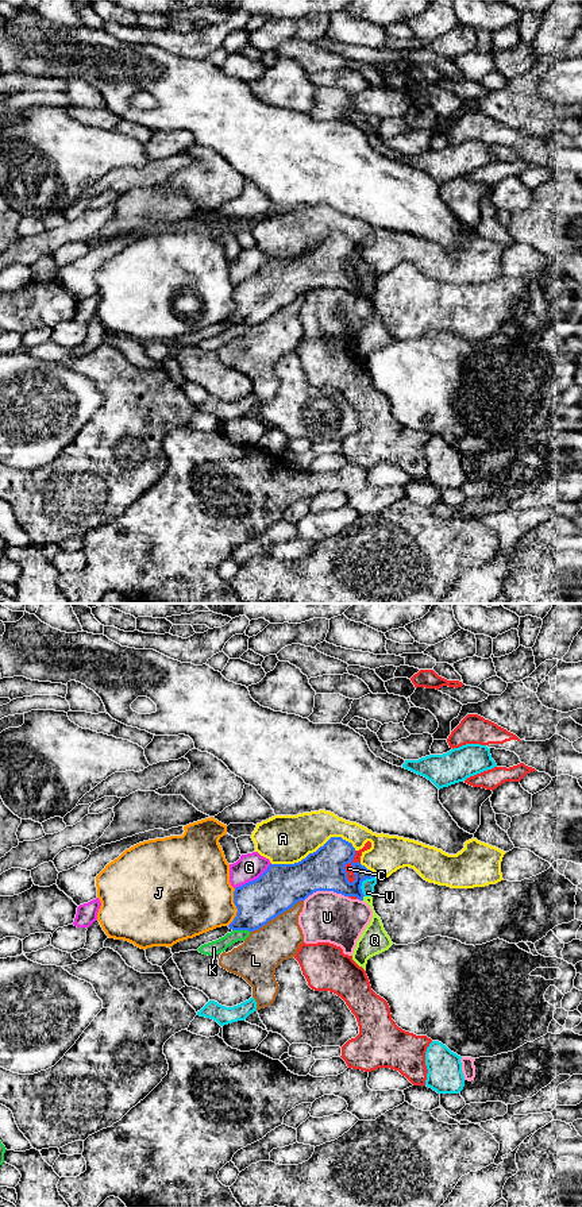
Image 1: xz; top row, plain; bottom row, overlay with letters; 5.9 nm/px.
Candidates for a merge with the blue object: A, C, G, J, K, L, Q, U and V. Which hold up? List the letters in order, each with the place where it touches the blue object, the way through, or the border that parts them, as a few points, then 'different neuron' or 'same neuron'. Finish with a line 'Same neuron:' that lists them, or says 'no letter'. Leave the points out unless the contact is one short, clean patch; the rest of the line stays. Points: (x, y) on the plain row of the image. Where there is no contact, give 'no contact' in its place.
A: contact xz (313, 247); different neuron
C: contact xz (353, 262); different neuron
G: contact xz (253, 276); different neuron
J: contact xz (236, 303); different neuron
K: contact xz (241, 324); different neuron
L: contact xz (276, 311); different neuron
Q: contact xz (362, 293); border xz (363, 290), (362, 294); different neuron
U: contact xz (326, 285); different neuron
V: contact xz (361, 278); different neuron
Same neuron: no letter

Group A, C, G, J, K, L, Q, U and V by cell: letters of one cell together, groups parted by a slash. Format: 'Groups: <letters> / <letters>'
Groups: A / C / G / J / K / L / Q V / U

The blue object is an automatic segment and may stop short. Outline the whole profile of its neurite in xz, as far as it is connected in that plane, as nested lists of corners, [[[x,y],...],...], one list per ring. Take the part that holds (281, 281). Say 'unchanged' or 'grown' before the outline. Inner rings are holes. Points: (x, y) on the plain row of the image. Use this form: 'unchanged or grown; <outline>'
unchanged; [[[331,232],[298,258],[270,259],[258,274],[235,284],[234,298],[238,308],[228,323],[258,325],[316,286],[334,286],[363,296],[362,277],[375,270],[361,258],[354,258],[354,251],[351,238]],[[348,258],[355,270],[352,278],[344,265]]]

